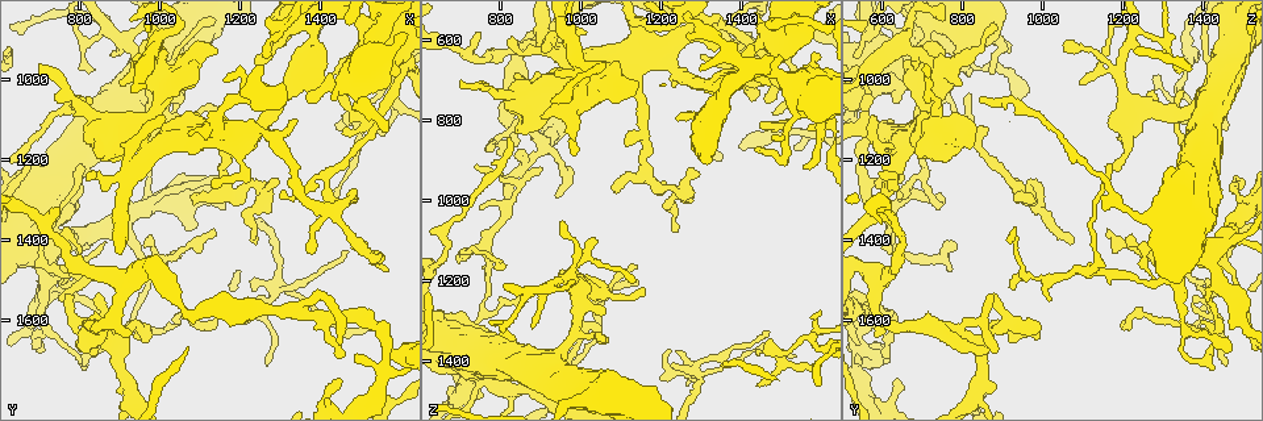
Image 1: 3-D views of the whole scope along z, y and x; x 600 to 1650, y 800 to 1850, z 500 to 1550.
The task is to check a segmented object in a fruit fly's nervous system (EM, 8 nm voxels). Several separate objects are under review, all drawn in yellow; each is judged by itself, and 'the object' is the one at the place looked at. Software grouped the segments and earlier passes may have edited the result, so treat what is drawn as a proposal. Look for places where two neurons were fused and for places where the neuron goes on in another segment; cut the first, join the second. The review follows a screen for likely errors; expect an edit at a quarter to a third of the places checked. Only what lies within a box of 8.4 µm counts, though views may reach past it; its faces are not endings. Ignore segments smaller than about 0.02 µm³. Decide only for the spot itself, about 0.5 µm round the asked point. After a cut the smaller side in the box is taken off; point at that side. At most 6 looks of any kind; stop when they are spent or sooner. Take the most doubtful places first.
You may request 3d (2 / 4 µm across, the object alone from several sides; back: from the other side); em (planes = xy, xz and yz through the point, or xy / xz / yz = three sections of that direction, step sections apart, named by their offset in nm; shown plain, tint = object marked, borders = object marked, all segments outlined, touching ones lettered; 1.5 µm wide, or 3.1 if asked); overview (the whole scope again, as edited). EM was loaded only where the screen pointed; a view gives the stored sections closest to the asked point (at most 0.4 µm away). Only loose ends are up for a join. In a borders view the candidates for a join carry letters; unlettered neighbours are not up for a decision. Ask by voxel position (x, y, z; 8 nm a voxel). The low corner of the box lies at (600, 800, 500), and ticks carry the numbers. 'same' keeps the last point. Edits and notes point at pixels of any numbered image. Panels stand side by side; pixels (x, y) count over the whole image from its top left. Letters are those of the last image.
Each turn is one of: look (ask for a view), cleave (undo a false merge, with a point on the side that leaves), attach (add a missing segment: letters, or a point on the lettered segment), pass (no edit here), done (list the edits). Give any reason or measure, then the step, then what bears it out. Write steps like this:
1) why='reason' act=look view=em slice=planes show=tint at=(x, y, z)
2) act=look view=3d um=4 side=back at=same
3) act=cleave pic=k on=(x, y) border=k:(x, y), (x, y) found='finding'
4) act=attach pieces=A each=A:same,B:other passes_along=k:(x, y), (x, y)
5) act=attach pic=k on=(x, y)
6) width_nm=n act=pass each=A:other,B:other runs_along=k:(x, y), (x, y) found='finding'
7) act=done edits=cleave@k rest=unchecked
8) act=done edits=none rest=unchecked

why='branch stops here' act=look view=em slice=xy step=8 show=tint at=(1265, 1705, 1460)

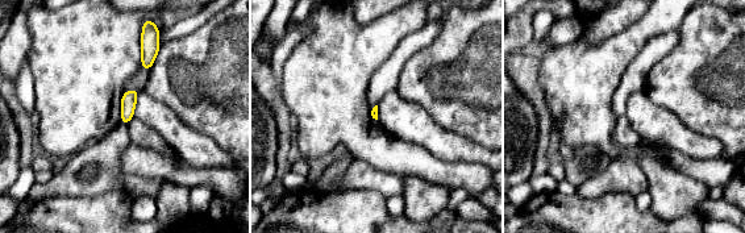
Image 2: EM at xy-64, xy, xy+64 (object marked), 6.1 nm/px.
why='another direction' act=look view=em slice=xz step=4 show=borders at=same

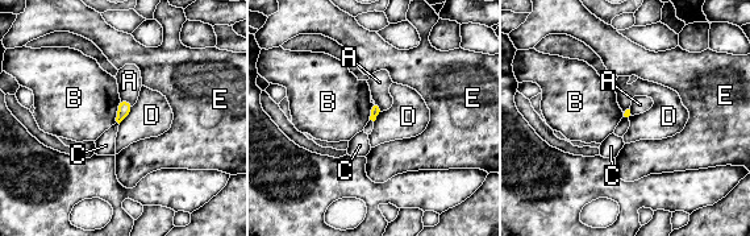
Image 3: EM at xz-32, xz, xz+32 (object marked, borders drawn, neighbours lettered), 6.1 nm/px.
act=pass each=A:other,B:other,C:other,D:other,E:other border=3:(133, 106), (119, 123) found='no lettered segment goes on from it'

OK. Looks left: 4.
why='three arms meet' act=look view=3d um=2 at=(990, 910, 650)

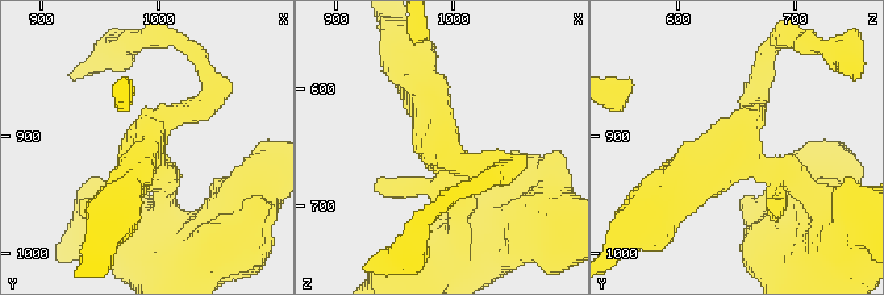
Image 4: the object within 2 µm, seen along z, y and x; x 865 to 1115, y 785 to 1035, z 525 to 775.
act=look view=em slice=planes show=borders at=(992, 910, 654)

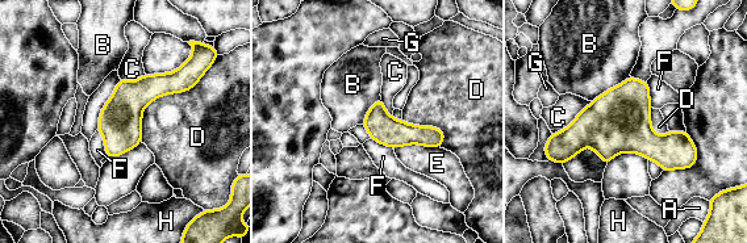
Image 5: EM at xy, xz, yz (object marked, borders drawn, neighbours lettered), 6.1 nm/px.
act=pass each=A:other,B:other,C:other,D:other,E:other,F:other,G:other,H:other found='all the same neuron'

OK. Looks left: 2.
why='an open end' act=look view=em slice=xz step=8 show=tint at=(855, 1665, 1415)

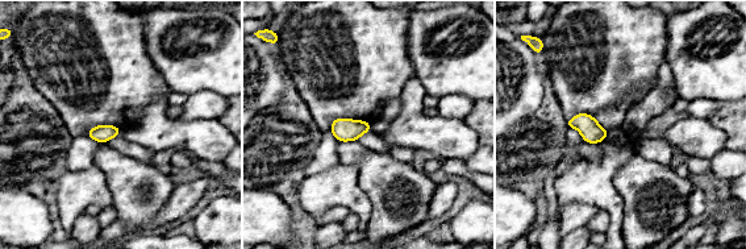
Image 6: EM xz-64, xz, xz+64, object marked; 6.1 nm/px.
why='another direction' act=look view=em slice=planes show=borders at=same

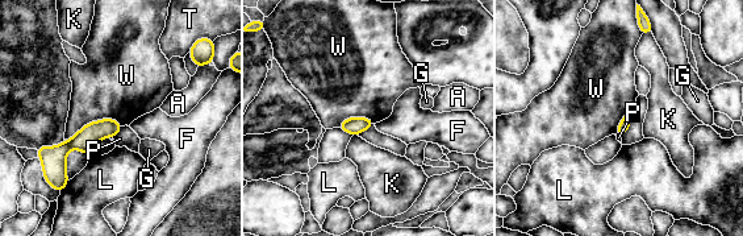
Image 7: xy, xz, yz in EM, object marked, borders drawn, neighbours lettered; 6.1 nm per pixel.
act=pass each=A:other,F:other,G:other,K:other,L:other,P:other,T:other,W:other runs_along=7:(117, 127), (61, 150), (44, 149) found='none of them fits'

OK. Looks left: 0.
act=done edits=none rest=unchecked

